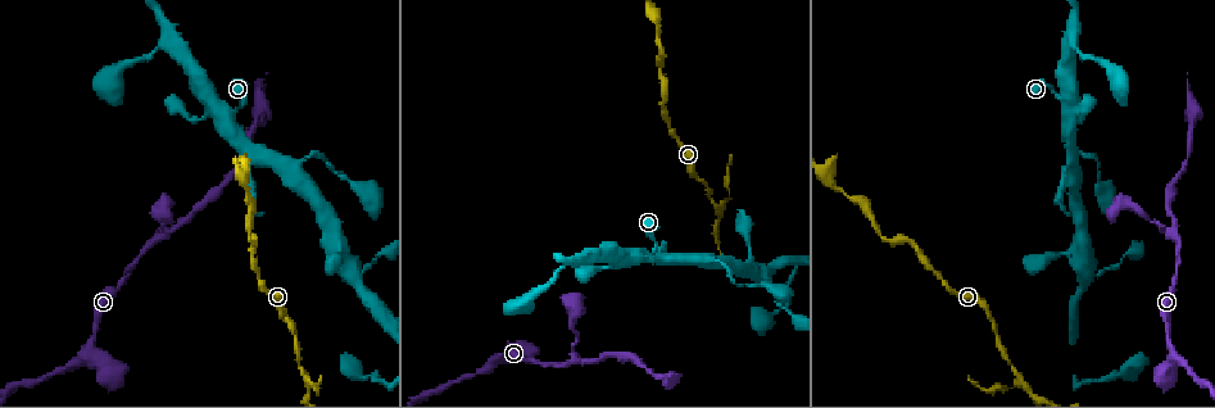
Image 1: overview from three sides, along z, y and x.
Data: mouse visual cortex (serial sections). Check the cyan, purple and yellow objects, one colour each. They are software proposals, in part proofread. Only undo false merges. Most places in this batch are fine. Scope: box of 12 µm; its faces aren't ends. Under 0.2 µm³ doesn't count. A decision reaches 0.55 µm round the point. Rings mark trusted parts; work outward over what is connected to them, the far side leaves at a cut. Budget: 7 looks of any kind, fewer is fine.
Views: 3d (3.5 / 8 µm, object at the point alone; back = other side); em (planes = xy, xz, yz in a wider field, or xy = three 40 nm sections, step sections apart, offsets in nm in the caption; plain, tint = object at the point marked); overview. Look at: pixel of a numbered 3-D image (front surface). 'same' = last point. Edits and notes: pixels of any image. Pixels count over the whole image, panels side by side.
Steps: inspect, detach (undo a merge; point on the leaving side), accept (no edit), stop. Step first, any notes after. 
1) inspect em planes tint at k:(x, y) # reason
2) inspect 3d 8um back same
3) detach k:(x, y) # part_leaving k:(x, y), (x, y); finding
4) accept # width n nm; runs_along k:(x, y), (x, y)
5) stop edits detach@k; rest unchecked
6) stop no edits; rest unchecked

inspect 3d 8um at 1:(298, 369) # narrows sharply

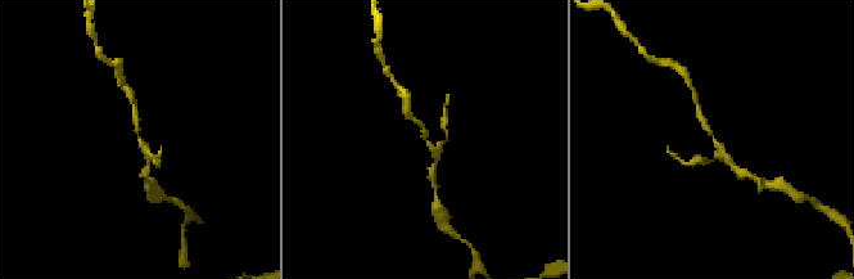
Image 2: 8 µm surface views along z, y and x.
inspect em xy step 3 tint at 2:(137, 139)

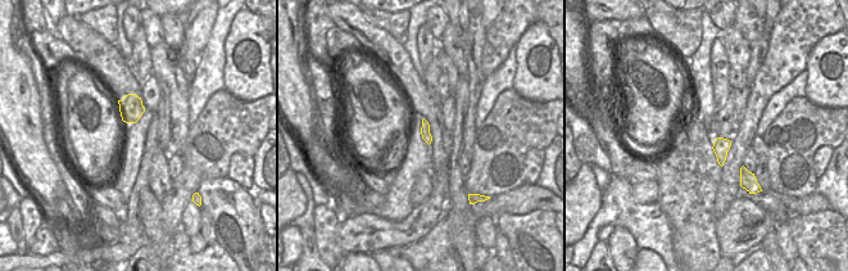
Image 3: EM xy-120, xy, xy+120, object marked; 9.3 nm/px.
accept # runs_along 2:(697, 106), (713, 139), (733, 166); all the same cell

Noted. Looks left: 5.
inspect 3d 3.5um at 1:(358, 279) # thin arm on a thick one

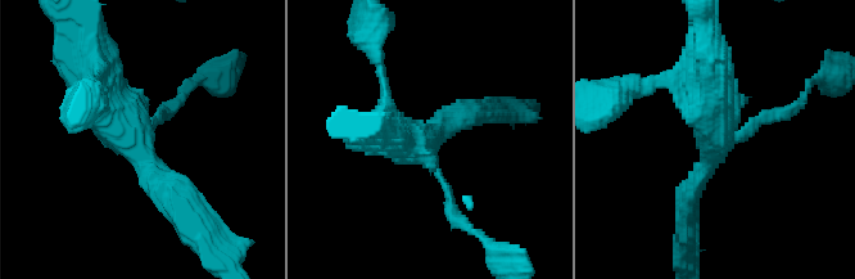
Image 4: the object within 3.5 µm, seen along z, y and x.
inspect em planes tint at 4:(722, 138) # arms 3; arm_widths 100, 250, 600 nm

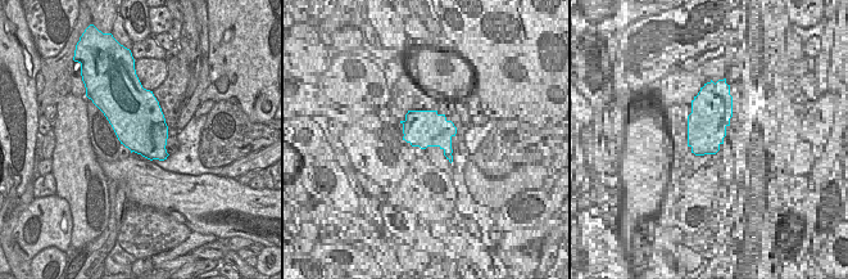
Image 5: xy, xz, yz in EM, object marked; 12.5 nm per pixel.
accept # runs_along 4:(94, 66), (98, 98), (185, 201); continuous, no second cell

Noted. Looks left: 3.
inspect 3d 3.5um back at 1:(722, 265) # abrupt turn

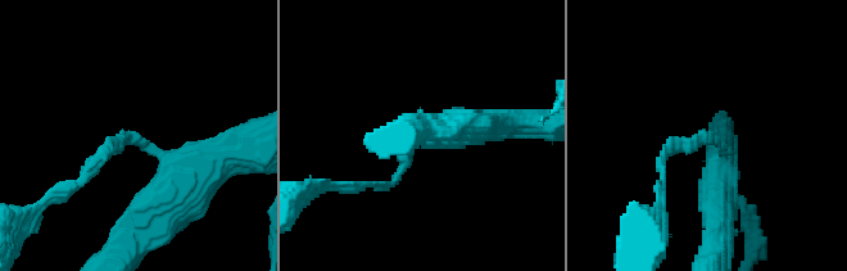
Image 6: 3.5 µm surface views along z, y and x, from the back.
inspect em xy step 5 tint at 6:(132, 138) # arm_widths 150, 400 nm; need the tissue

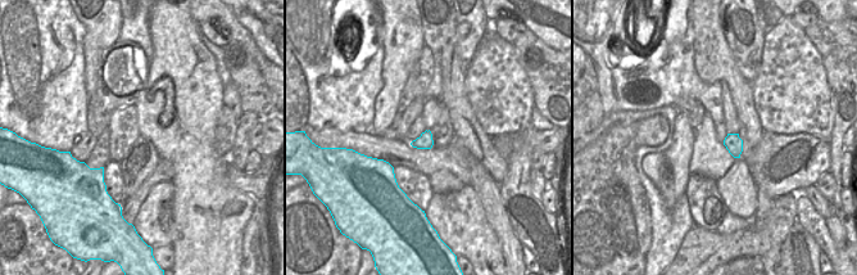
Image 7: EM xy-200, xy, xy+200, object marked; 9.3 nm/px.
accept # width 150 nm; runs_along 6:(493, 123), (430, 127), (398, 176), (375, 186); all the same cell

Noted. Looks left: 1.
stop no edits; rest unchecked

